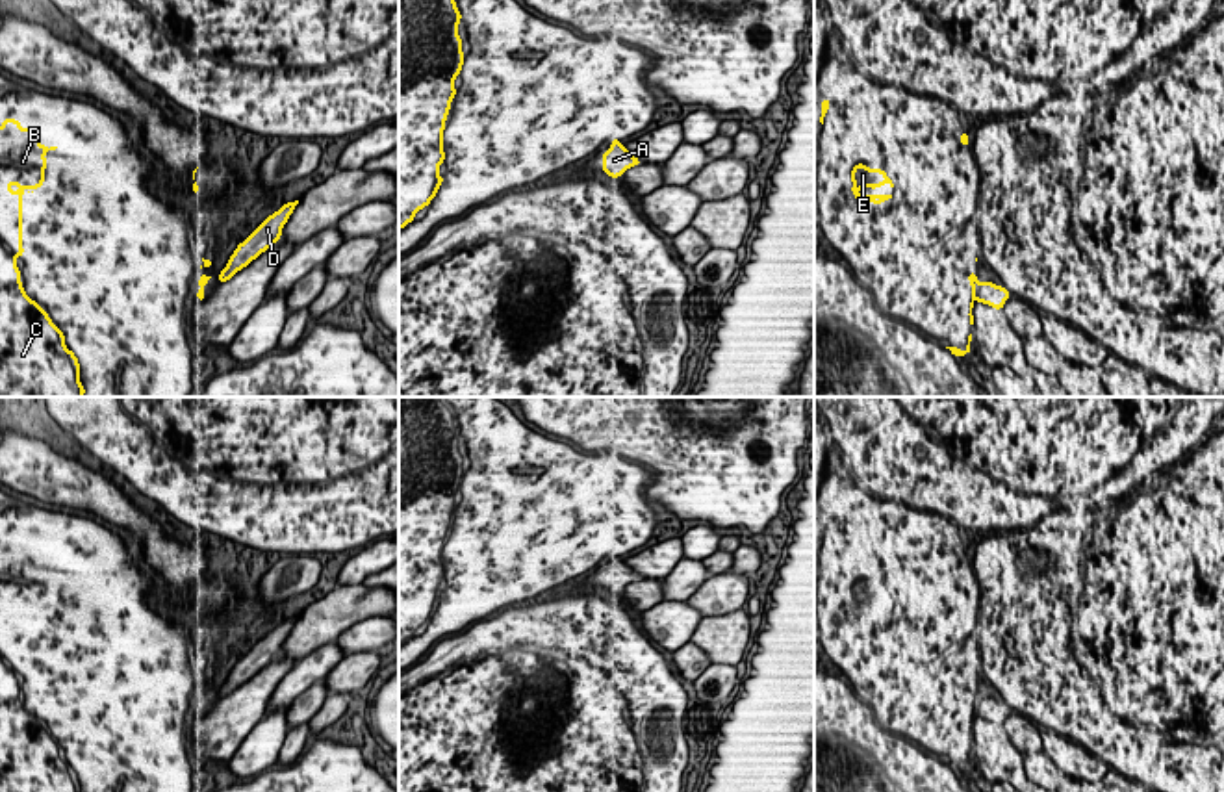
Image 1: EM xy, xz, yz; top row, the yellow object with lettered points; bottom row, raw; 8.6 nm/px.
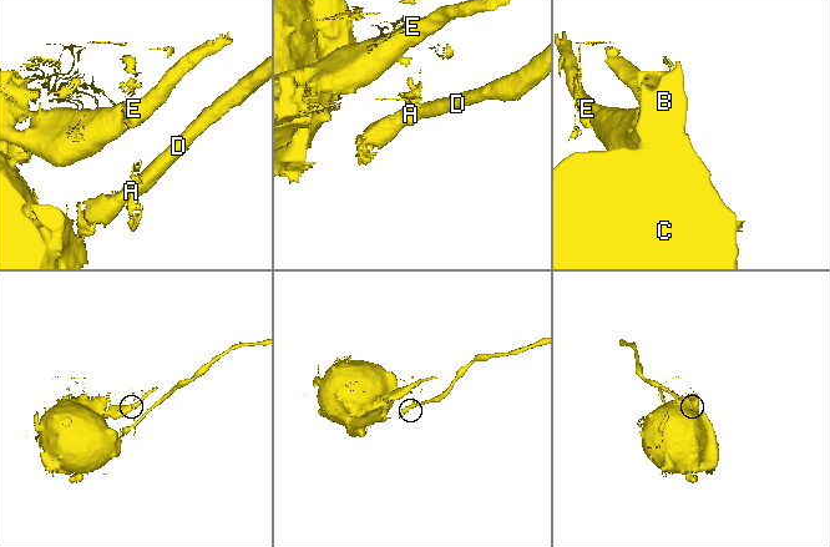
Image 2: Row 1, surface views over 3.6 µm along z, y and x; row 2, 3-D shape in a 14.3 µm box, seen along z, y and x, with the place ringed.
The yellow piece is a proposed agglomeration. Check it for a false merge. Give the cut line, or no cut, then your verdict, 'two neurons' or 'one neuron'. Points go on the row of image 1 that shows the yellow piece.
cut yz (978, 282), (974, 299); two neurons

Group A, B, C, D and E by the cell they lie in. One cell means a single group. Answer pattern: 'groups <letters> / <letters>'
groups A D / B C E

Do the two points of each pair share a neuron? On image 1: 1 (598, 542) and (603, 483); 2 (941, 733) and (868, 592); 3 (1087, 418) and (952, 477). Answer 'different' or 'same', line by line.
1: same
2: same
3: same

